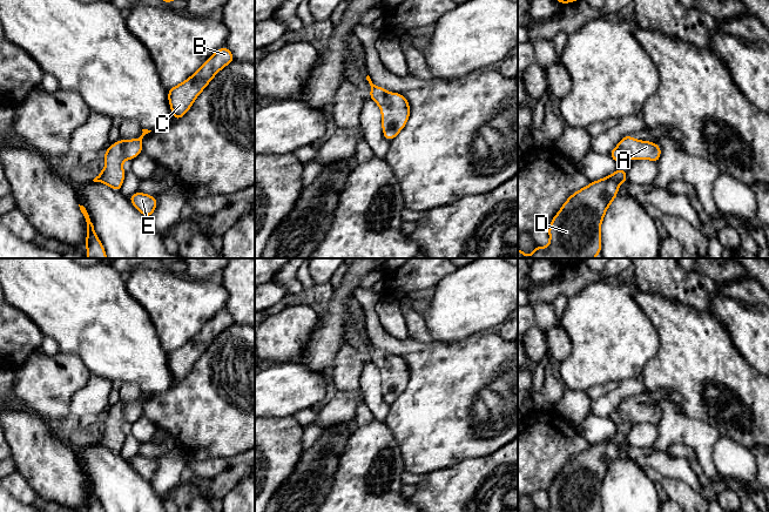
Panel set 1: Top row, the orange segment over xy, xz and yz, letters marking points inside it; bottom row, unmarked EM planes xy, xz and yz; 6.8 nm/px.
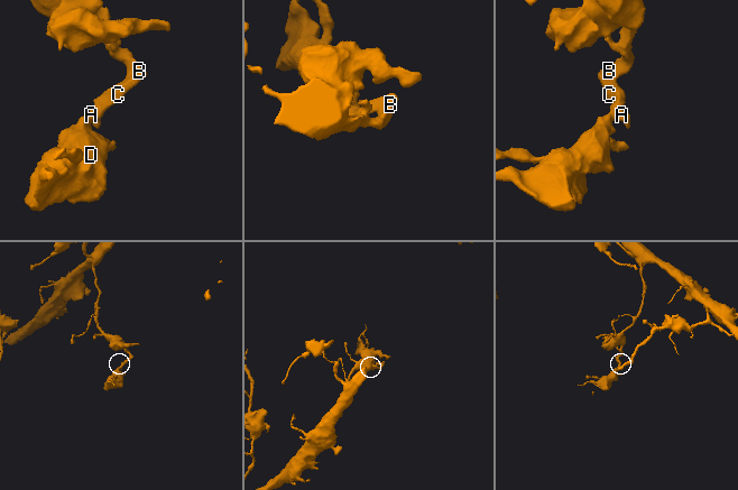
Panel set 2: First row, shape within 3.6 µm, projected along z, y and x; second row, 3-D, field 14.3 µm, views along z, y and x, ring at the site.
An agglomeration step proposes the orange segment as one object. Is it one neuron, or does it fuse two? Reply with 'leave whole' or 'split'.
leave whole

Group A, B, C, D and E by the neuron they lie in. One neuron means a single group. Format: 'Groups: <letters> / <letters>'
Groups: A B C D E

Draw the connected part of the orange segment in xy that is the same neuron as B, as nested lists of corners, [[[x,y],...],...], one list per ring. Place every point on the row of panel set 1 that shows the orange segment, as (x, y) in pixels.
[[[227,46],[215,52],[189,79],[168,89],[169,106],[174,120],[180,120],[191,108],[195,99],[208,86],[213,78],[235,60]]]

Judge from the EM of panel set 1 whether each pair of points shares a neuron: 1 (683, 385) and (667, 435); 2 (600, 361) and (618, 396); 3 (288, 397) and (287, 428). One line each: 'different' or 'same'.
1: different
2: different
3: different

